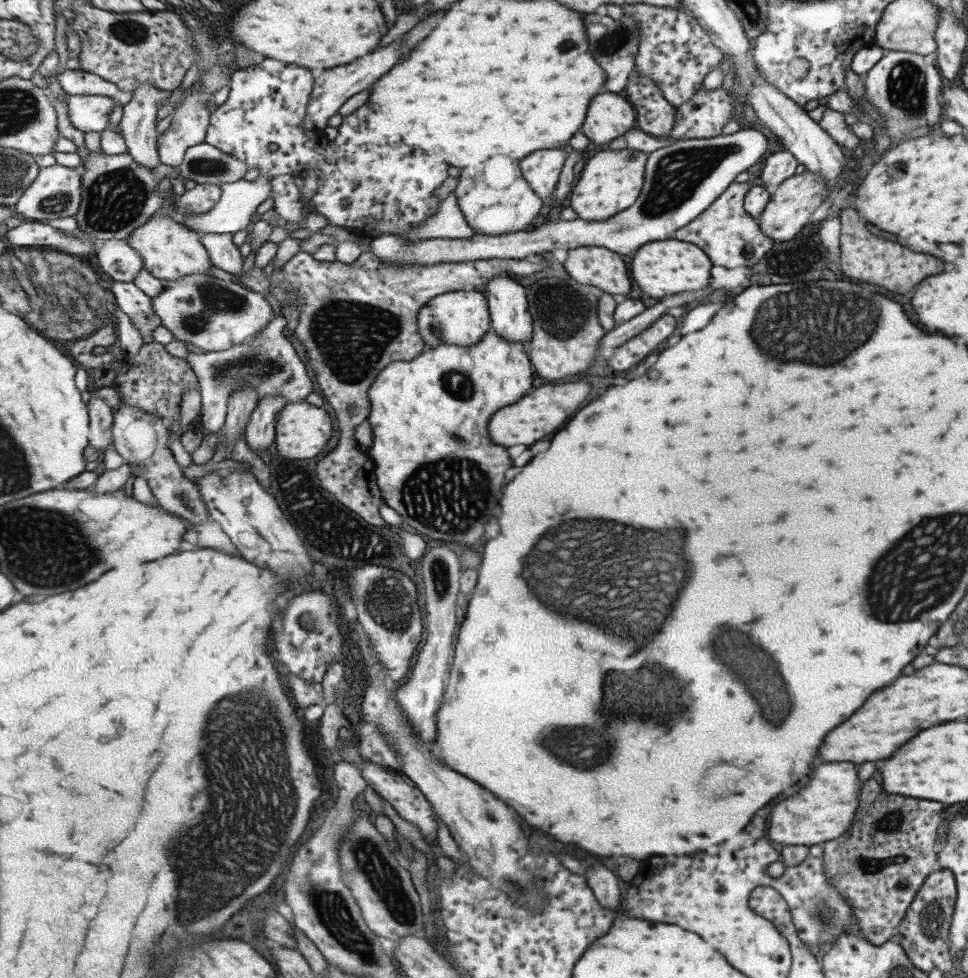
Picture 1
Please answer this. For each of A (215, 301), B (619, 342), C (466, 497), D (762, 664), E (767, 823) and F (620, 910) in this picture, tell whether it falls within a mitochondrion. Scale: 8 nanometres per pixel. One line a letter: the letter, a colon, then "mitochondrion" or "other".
A: mitochondrion
B: other
C: mitochondrion
D: mitochondrion
E: other
F: other

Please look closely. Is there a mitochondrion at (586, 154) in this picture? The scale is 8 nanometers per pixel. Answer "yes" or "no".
no

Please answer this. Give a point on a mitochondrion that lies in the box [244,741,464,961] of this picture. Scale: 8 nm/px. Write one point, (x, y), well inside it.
(370, 859)

